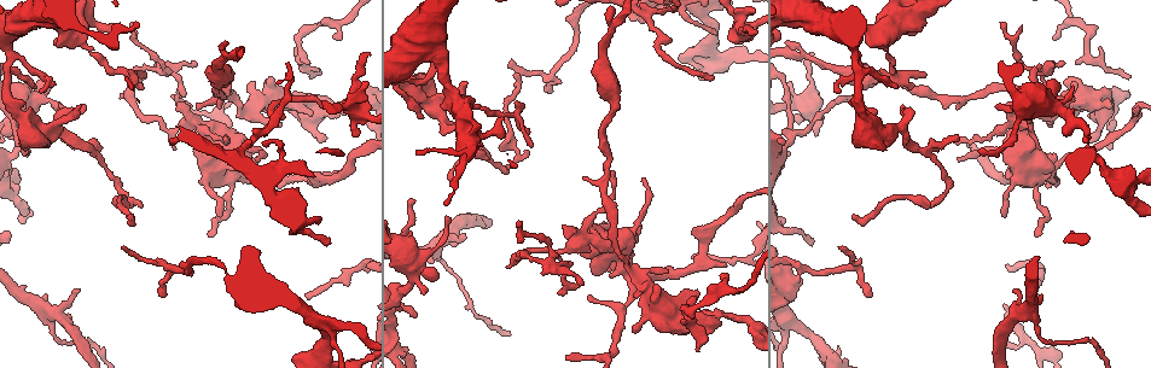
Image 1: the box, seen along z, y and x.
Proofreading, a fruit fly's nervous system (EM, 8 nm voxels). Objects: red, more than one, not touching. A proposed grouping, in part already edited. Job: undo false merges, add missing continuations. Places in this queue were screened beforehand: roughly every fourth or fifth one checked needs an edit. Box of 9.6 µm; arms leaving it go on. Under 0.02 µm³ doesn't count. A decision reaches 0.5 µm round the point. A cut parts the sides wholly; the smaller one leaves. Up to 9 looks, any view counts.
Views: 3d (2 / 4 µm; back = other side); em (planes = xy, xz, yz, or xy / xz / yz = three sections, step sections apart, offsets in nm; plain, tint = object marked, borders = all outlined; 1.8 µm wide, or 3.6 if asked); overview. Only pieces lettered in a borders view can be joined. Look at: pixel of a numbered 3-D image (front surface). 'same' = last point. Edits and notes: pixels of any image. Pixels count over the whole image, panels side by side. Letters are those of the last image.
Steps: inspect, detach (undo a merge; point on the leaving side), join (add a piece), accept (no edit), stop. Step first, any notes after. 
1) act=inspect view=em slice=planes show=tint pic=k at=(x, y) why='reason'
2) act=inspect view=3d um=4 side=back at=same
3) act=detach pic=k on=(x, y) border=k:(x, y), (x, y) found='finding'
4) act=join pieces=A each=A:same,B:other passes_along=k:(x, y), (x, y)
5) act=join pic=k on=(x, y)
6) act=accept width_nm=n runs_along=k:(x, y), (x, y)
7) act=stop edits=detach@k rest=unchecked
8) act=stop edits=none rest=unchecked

act=inspect view=em slice=planes show=borders pic=1 at=(1066, 79) why='free end'

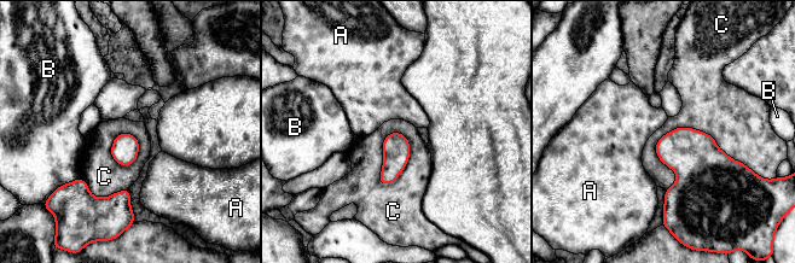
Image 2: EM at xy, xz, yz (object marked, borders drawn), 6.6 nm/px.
act=accept each=A:other,B:other,C:other border=2:(655, 144), (694, 128), (746, 165) found='none of them fits'

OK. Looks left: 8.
act=inspect view=em slice=yz step=8 show=tint pic=1 at=(722, 314) why='calibre changes'

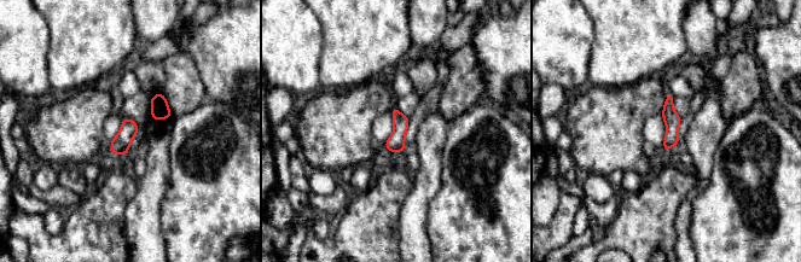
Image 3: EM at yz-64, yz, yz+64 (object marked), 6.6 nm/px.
act=inspect view=em slice=planes show=tint at=same why='another direction'

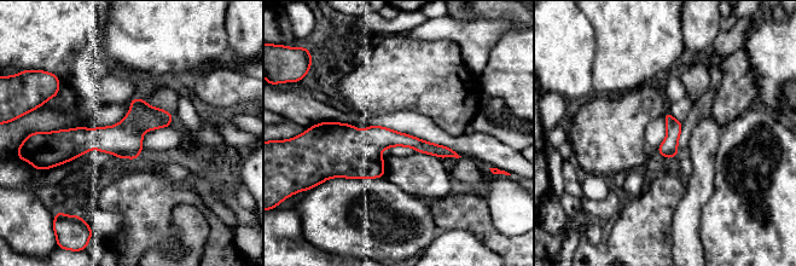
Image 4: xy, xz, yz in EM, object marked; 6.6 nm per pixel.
act=inspect view=em slice=planes show=borders at=same

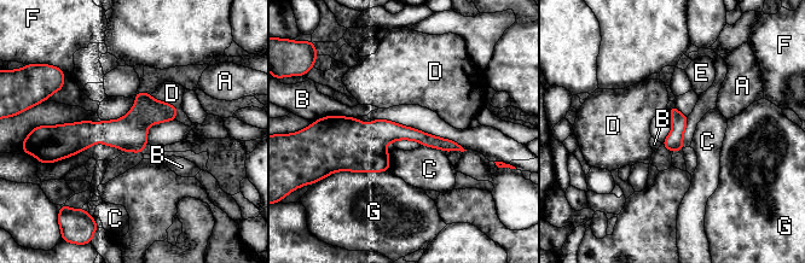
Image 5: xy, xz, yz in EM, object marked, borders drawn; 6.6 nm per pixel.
act=accept width_nm=120 each=A:other,B:other,C:other,D:other,E:other,F:other,G:other runs_along=5:(331, 123), (457, 147) found='continuous, no second neuron'

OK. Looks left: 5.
act=inspect view=3d um=2 pic=1 at=(551, 74) why='sharp bend'

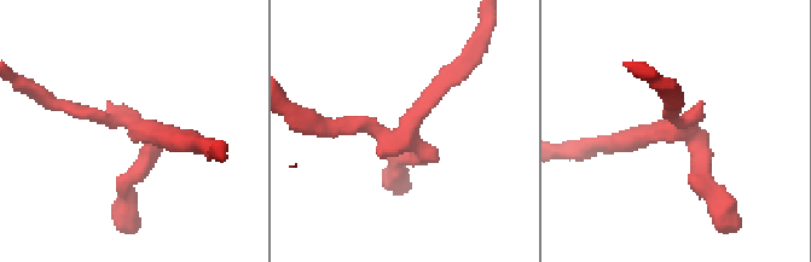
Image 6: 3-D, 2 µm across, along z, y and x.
act=inspect view=em slice=planes show=borders pic=6 at=(674, 132) why='need the tissue'

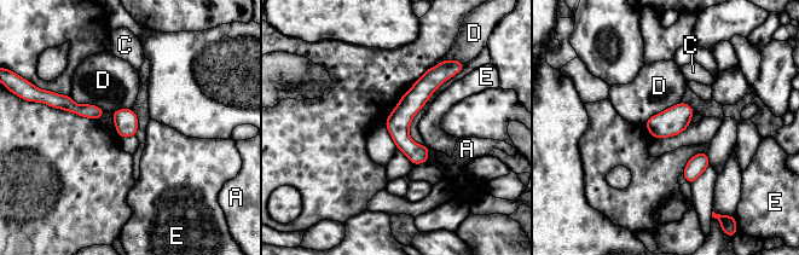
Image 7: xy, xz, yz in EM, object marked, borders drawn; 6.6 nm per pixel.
act=accept each=A:other,C:other,D:other,E:other found='all the same neuron'

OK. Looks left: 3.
act=inspect view=3d um=4 pic=1 at=(887, 132)

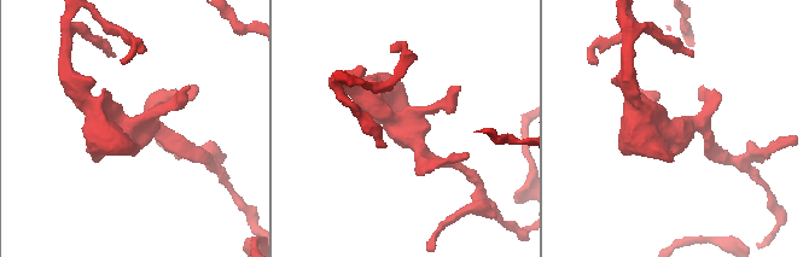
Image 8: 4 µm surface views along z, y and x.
act=inspect view=em slice=planes show=borders pic=8 at=(395, 126)

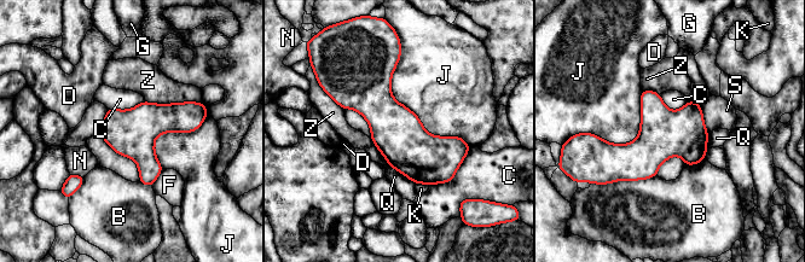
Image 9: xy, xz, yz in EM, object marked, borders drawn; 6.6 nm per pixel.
act=accept each=B:other,C:other,D:other,F:other,G:other,J:other,K:other,N:other,Q:other,S:other,Z:other runs_along=9:(393, 62), (382, 111), (446, 179) found='all the same neuron'

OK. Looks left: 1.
act=stop edits=none rest=unchecked

